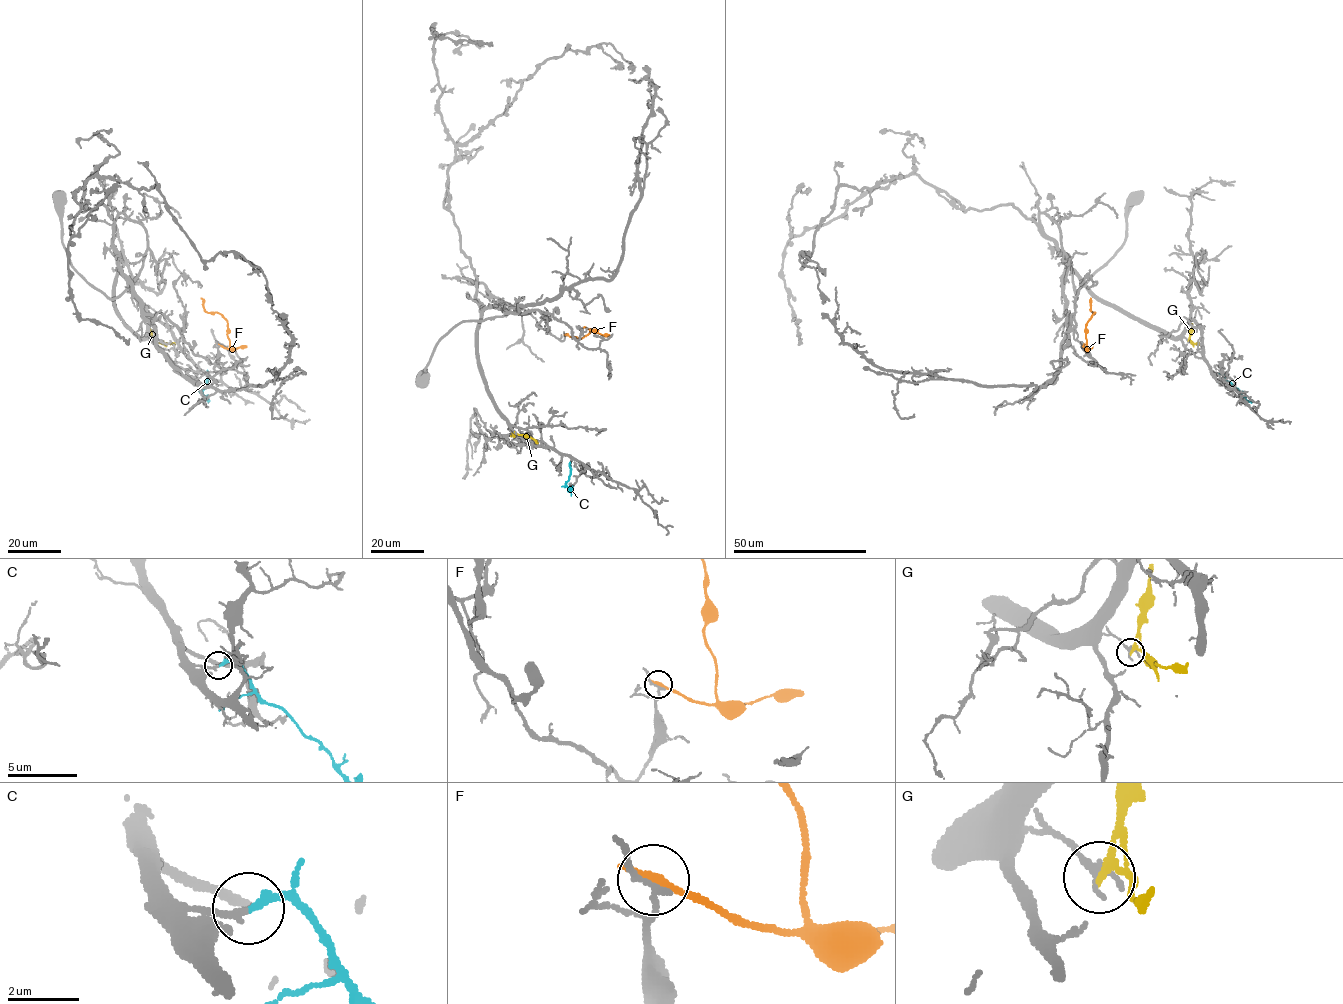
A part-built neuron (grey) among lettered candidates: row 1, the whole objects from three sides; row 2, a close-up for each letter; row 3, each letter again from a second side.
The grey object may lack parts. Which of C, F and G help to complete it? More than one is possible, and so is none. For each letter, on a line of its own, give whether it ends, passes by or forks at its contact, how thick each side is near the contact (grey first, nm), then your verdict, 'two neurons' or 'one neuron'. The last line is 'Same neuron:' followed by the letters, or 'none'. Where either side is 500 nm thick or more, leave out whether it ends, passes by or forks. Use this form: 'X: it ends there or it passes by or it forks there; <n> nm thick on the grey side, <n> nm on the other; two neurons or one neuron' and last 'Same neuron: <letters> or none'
C: it ends there; 130 nm thick on the grey side, 200 nm on the other; one neuron
F: it ends there; 160 nm thick on the grey side, 260 nm on the other; two neurons
G: it passes by; 240 nm thick on the grey side, 180 nm on the other; two neurons
Same neuron: C

